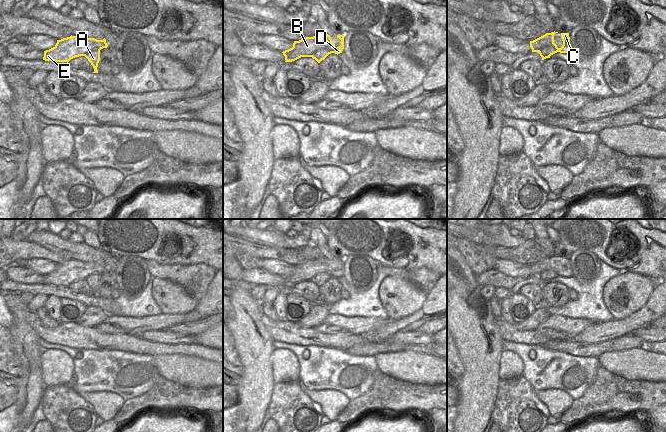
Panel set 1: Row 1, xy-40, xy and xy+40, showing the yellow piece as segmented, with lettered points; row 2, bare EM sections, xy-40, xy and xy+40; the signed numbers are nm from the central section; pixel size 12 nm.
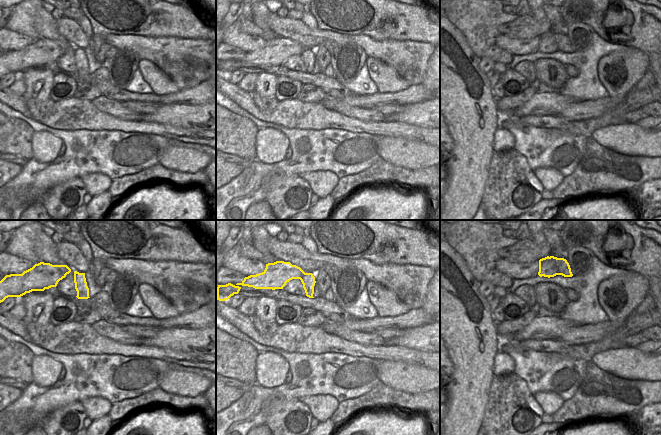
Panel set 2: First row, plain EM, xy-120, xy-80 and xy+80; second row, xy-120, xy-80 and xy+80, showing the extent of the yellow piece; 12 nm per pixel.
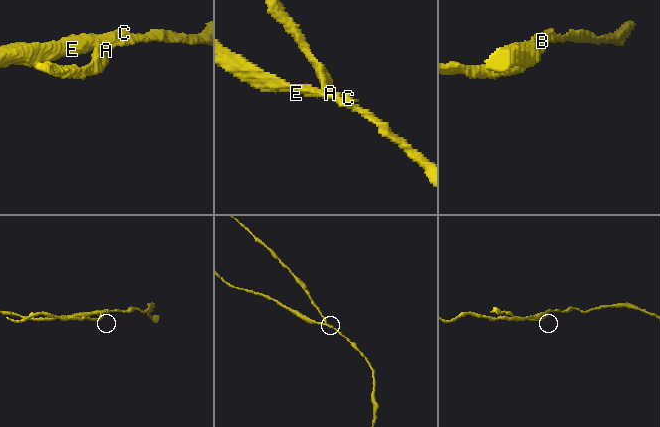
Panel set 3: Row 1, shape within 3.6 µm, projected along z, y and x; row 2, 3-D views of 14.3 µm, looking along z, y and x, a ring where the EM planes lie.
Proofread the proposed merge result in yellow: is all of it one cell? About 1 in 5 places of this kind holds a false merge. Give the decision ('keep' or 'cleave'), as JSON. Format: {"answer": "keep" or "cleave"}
{"answer": "cleave"}

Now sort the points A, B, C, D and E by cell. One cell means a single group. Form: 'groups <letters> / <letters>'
groups A / B C D E

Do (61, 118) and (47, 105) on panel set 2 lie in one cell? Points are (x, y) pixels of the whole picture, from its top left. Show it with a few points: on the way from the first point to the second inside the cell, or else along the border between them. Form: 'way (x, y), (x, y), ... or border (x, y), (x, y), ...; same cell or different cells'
border (54, 102), (51, 109), (37, 120); different cells

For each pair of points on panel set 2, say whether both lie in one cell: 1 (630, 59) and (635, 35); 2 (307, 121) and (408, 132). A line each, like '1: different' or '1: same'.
1: different
2: same

